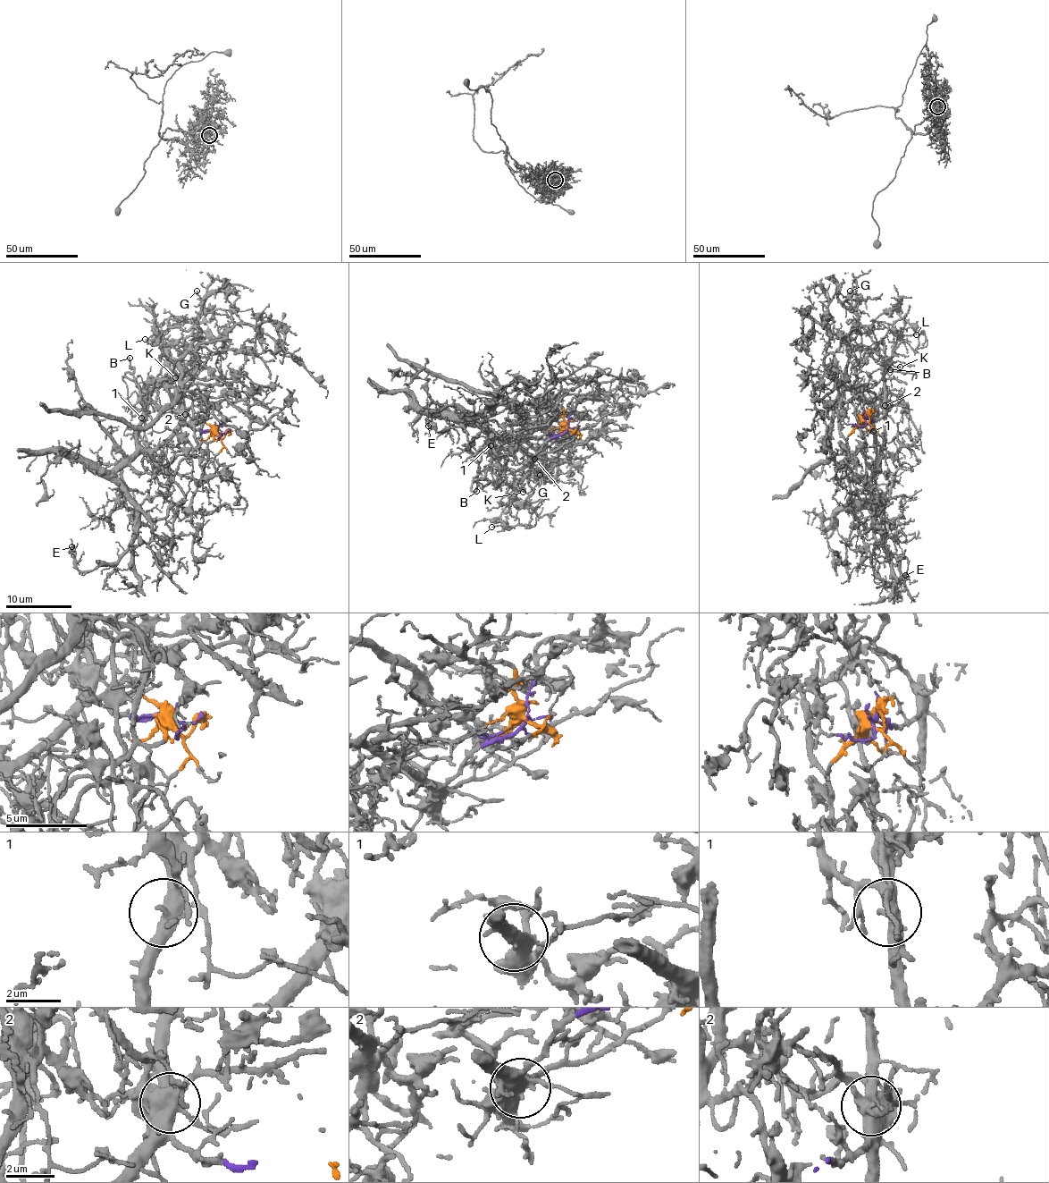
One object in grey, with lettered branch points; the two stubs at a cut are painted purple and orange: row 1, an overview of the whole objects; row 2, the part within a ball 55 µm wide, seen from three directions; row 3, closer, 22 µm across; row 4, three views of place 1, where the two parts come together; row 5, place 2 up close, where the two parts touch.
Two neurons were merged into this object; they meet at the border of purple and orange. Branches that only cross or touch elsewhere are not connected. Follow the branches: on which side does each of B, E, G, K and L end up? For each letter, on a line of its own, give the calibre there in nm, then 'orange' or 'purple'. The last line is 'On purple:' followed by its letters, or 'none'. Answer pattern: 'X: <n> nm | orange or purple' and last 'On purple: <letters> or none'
B: 130 nm | purple
E: 100 nm | purple
G: 180 nm | orange
K: 160 nm | purple
L: 110 nm | orange
On purple: B, E, K

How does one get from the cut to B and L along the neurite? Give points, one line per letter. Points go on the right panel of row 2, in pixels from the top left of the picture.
B: (866, 419), (883, 417), (884, 447), (880, 457), (869, 426), (860, 422), (856, 404), (861, 392), (890, 369)
L: (864, 419), (847, 441), (836, 405), (826, 405), (843, 386), (851, 331), (904, 319), (916, 334)

